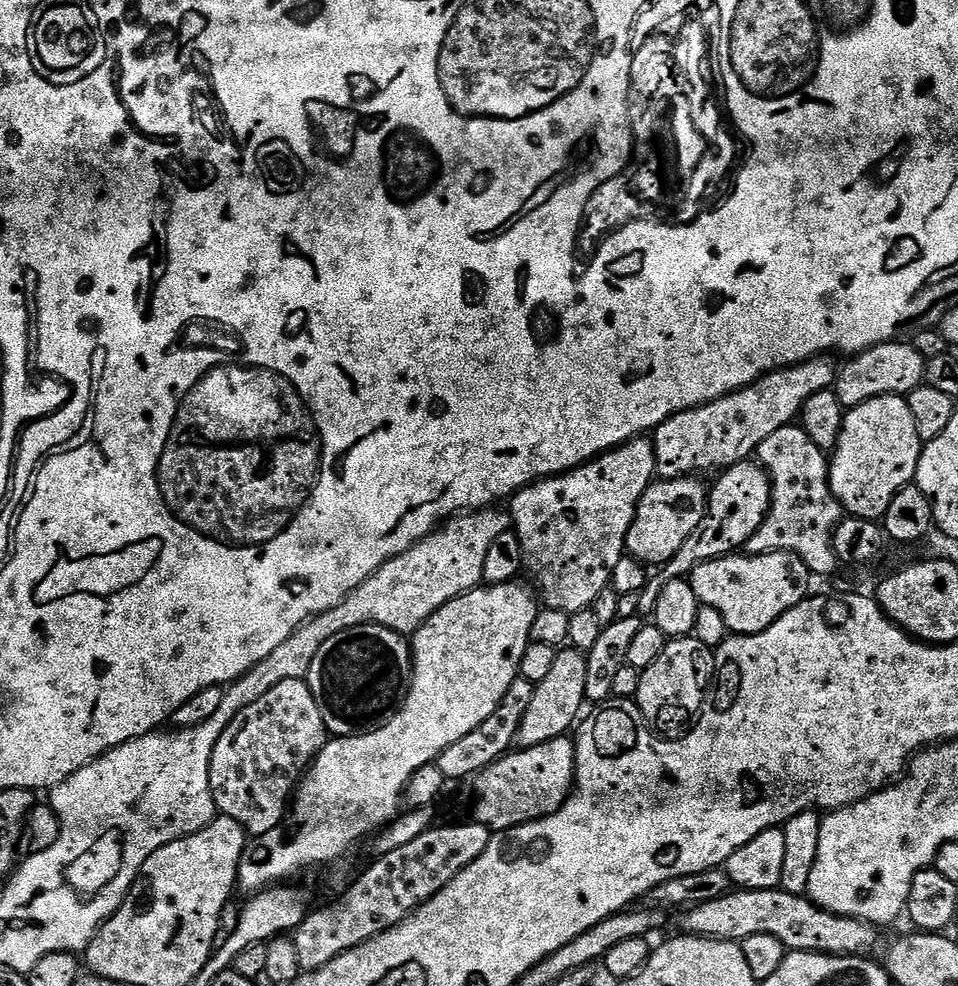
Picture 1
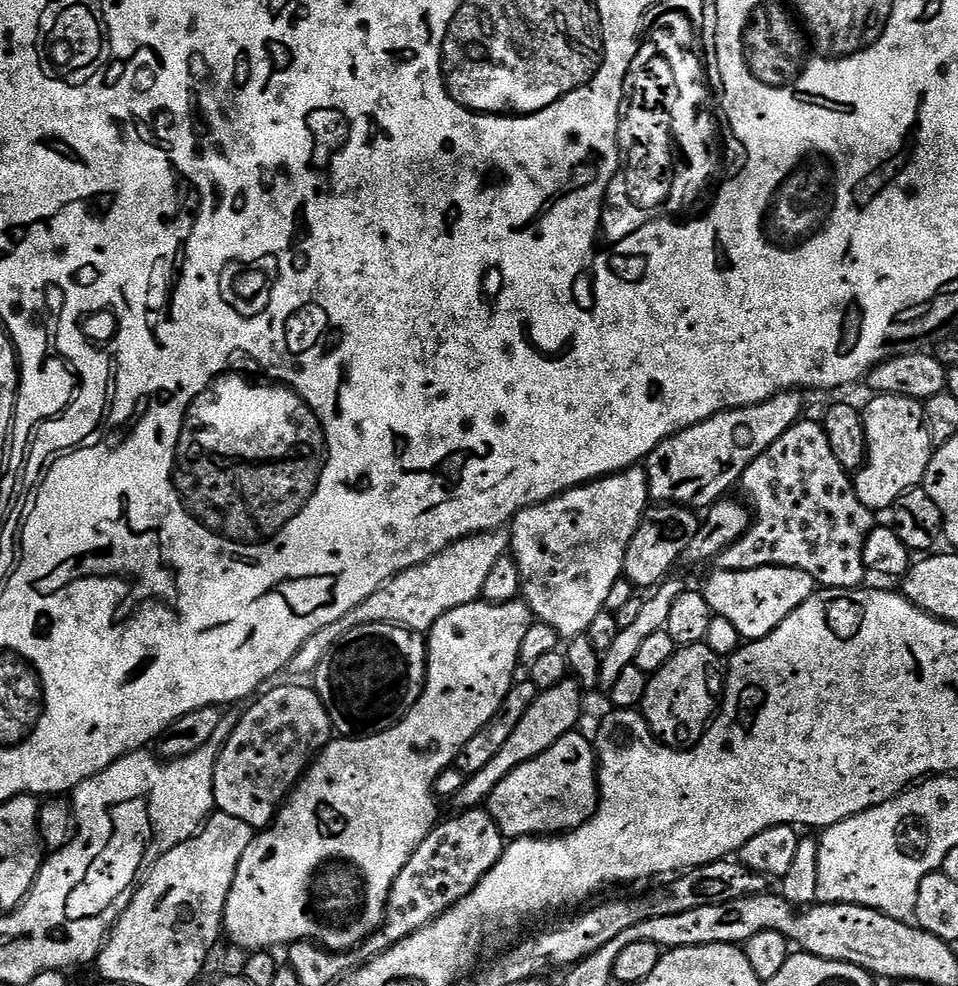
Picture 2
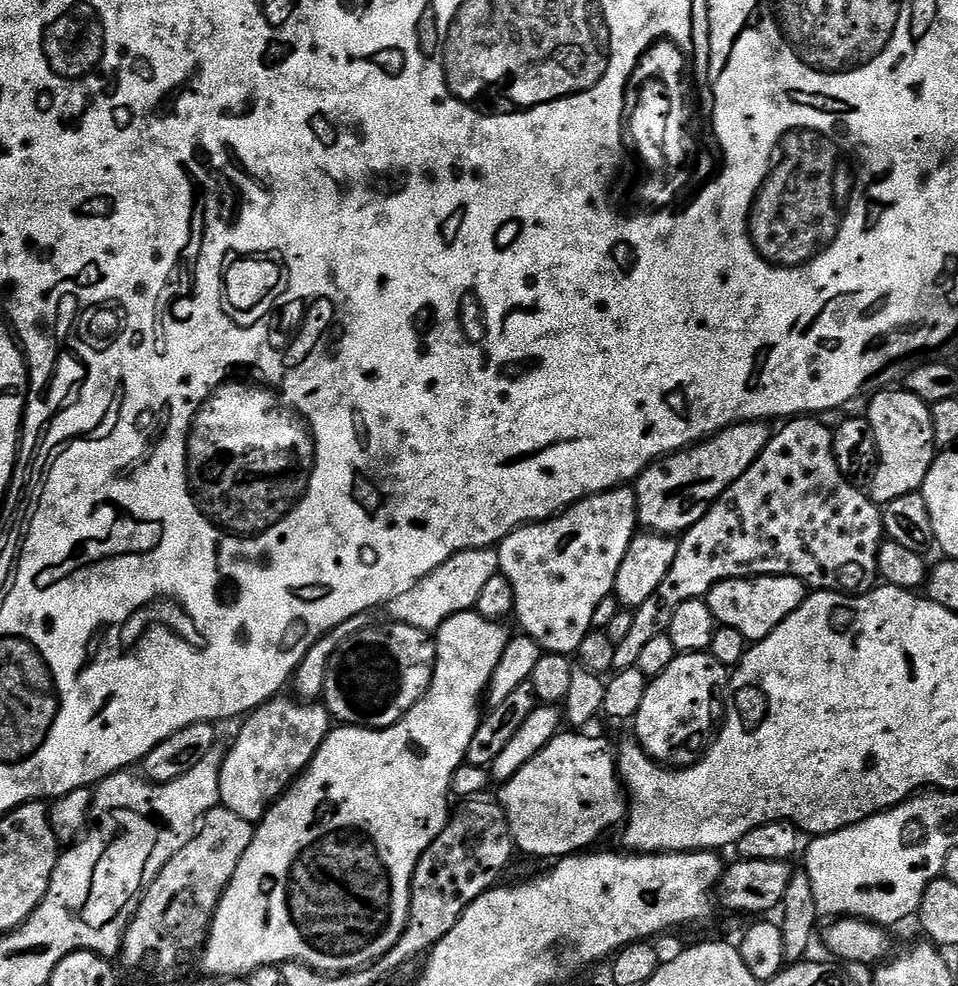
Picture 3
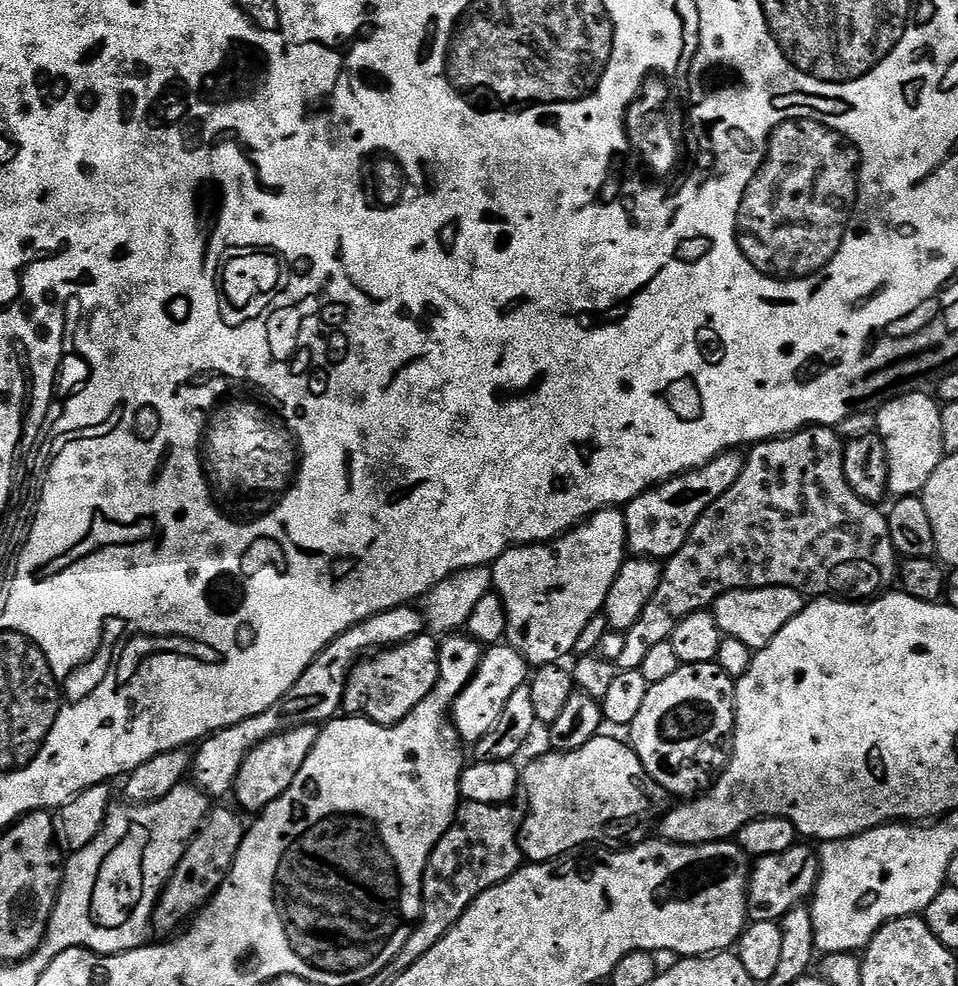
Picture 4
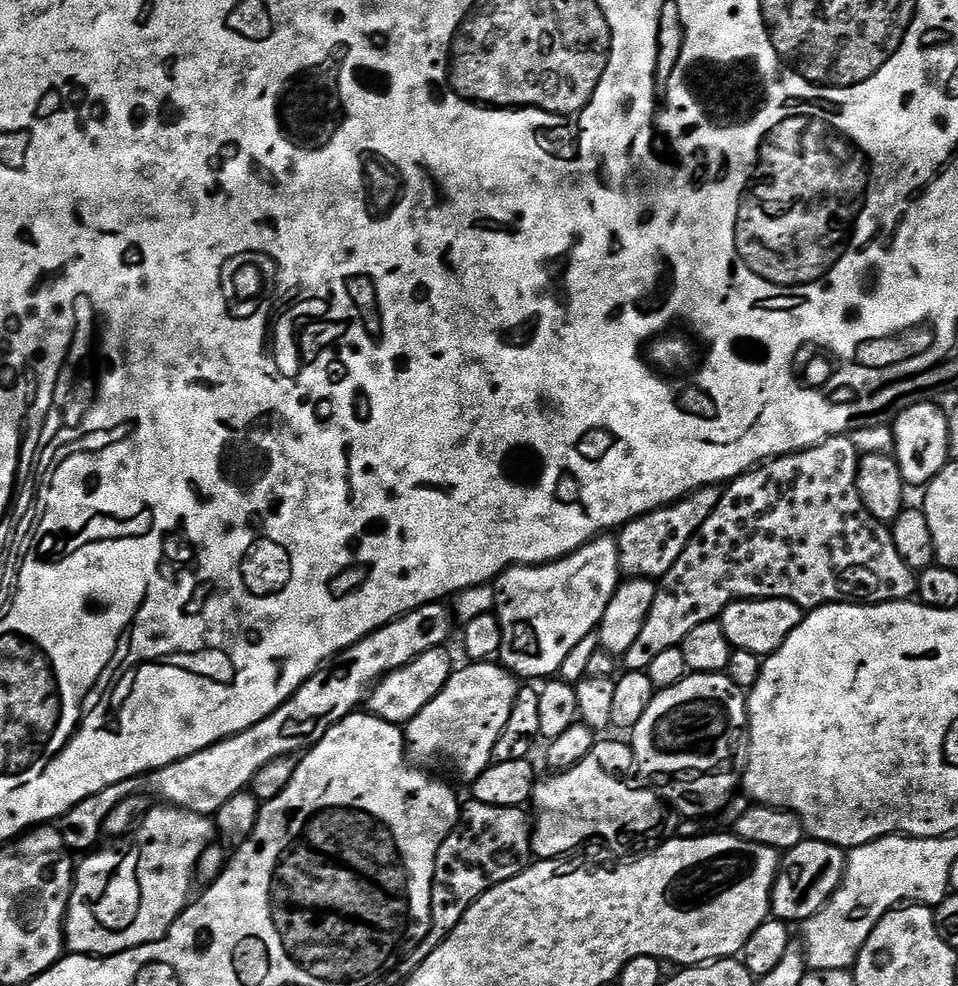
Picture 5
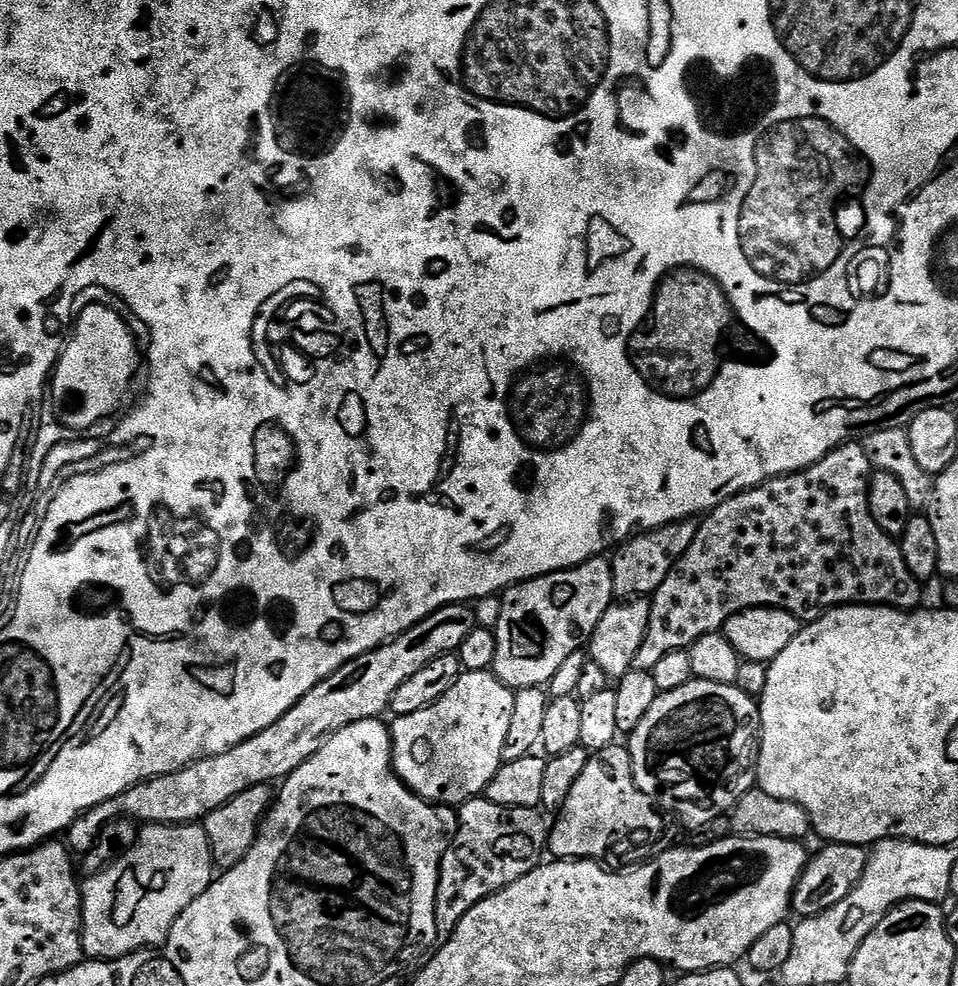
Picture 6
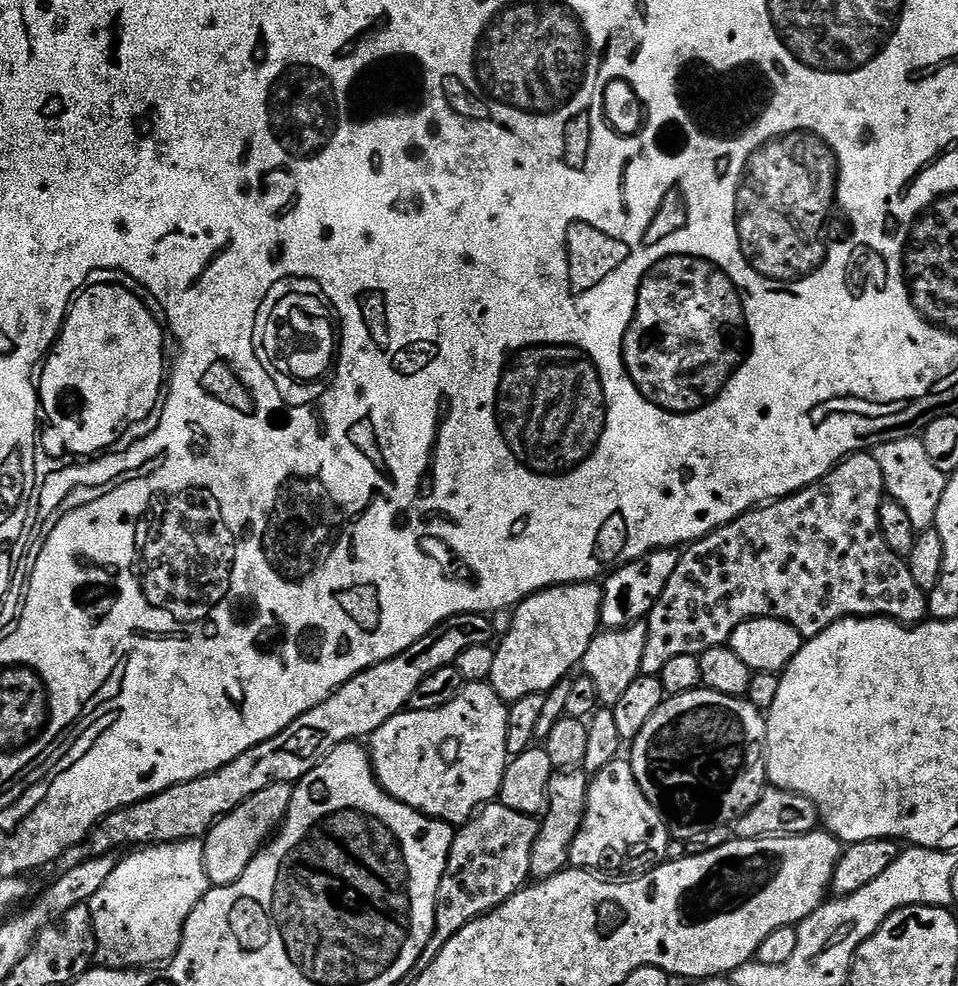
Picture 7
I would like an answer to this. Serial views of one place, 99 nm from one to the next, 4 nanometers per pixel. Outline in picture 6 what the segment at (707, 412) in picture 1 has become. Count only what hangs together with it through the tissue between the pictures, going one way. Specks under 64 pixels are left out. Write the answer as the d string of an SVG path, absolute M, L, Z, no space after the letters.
M695 519L682 520L679 524L667 524L661 528L641 531L624 541L615 549L611 557L612 577L616 596L624 600L651 597L652 593L666 582L666 574L674 570L678 558L690 550L690 542L694 542L694 534L698 527Z

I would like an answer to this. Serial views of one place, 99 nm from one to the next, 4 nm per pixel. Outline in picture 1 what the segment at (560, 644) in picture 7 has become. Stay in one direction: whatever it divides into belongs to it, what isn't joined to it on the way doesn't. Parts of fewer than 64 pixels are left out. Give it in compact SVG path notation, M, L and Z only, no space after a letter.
M637 438L604 452L594 460L587 460L585 464L579 464L569 472L529 484L511 497L510 524L518 534L518 542L522 546L524 568L536 579L539 599L547 607L569 614L591 609L598 594L609 587L614 566L618 566L620 559L626 555L624 543L630 522L634 522L638 502L655 476L656 455L652 441Z

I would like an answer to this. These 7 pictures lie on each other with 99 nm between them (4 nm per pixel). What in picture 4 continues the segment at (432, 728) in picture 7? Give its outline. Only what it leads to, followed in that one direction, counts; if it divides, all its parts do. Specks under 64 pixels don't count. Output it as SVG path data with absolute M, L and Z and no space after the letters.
M506 642L491 645L481 655L480 665L470 678L470 682L458 694L458 698L452 703L451 718L452 725L460 735L461 741L475 746L490 730L494 730L494 725L498 723L498 718L502 718L502 710L506 710L506 701L514 695L514 690L525 687L530 679L530 665L527 660L518 654Z

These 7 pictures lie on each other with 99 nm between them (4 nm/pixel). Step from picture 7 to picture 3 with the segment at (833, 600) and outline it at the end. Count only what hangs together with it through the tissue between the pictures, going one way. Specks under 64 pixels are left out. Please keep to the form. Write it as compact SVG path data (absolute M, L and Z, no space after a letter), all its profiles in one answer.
M792 418L785 424L788 425L781 432L777 431L772 439L769 440L766 450L762 450L762 454L758 454L754 466L750 466L750 470L746 470L746 474L742 474L742 478L738 478L738 482L731 484L713 502L708 513L691 530L679 537L678 554L674 554L674 562L670 565L670 574L666 574L666 578L662 578L662 583L658 585L658 590L654 590L654 594L650 594L650 598L646 598L646 602L642 602L642 606L638 606L631 613L632 621L626 630L626 638L623 638L622 642L616 644L613 662L613 669L616 672L621 672L627 668L635 668L638 657L642 655L642 650L645 646L653 638L658 638L667 633L670 626L670 618L674 618L674 610L678 610L678 606L682 606L682 602L690 602L691 600L707 597L708 591L714 586L718 586L718 582L749 580L751 576L793 576L802 581L809 589L822 592L863 594L877 587L880 546L886 536L881 509L867 491L861 490L857 485L850 483L842 474L842 470L838 470L838 462L834 458L834 450L832 449L833 429L816 418Z

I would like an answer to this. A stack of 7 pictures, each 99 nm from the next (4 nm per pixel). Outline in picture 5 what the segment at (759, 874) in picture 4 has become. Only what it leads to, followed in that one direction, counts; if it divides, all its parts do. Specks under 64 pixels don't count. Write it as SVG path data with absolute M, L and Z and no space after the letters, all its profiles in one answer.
M805 838L798 846L783 853L780 858L780 869L772 887L771 915L795 926L796 923L799 925L818 914L818 910L826 906L828 899L843 882L845 863L845 849L811 838Z

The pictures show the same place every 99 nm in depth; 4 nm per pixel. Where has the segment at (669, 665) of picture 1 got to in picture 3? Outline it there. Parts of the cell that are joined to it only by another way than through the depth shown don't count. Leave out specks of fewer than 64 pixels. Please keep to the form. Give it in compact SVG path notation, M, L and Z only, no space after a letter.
M709 651L676 655L674 662L670 662L662 674L649 679L646 698L642 698L642 706L638 706L638 714L634 717L634 736L644 753L665 768L688 768L699 762L711 748L723 721L729 679L729 669L724 668L722 662L718 662L718 658L714 658Z

